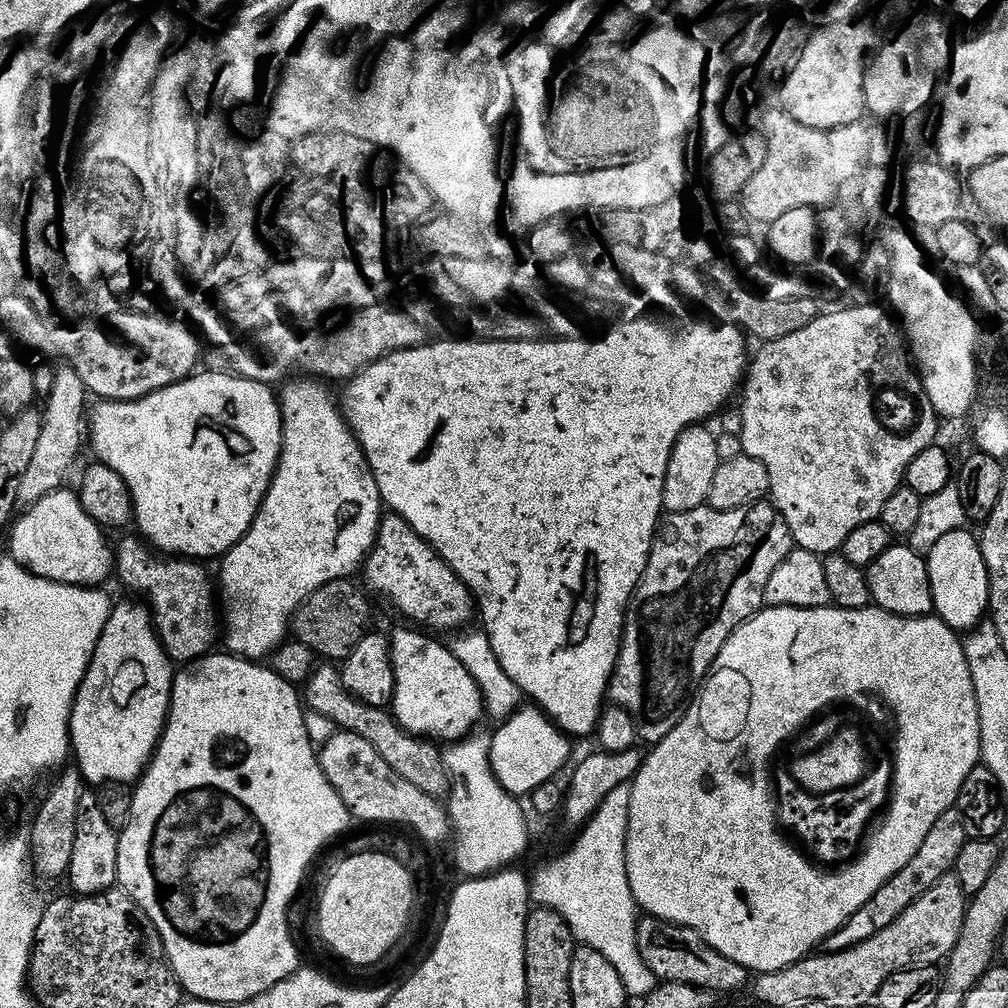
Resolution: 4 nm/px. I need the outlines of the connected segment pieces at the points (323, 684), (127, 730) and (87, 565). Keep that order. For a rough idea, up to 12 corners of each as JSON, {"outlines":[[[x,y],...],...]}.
{"outlines":[[[335,663],[302,685],[311,711],[366,738],[398,778],[447,797],[441,749],[354,699]],[[107,609],[68,715],[92,786],[131,785],[174,662],[149,609]],[[61,486],[11,521],[11,559],[59,584],[103,585],[105,533]]]}

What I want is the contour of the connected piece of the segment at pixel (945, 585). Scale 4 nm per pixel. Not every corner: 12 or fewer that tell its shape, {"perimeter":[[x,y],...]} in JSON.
{"perimeter":[[967,527],[928,553],[932,612],[951,628],[979,624],[988,571]]}

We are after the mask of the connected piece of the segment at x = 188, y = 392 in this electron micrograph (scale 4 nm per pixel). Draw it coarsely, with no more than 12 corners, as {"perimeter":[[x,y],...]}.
{"perimeter":[[197,371],[86,416],[153,549],[233,548],[280,460],[278,396]]}

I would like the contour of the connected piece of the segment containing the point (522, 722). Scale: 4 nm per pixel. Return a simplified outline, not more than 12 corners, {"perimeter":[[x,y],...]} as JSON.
{"perimeter":[[539,708],[491,733],[492,773],[520,798],[553,779],[569,737]]}

